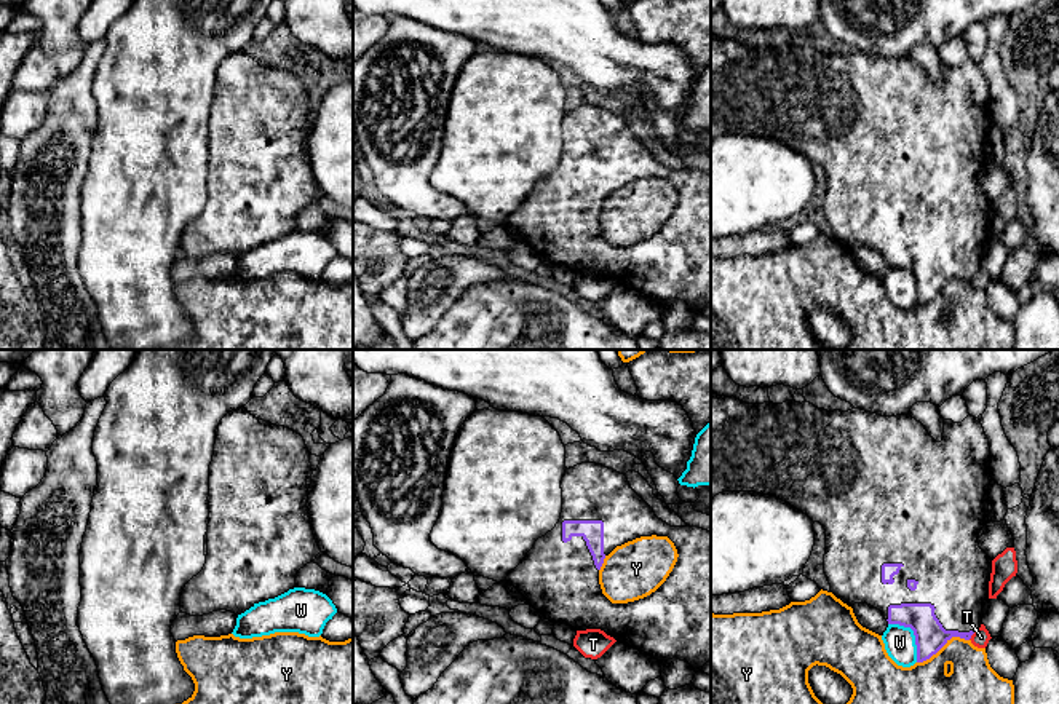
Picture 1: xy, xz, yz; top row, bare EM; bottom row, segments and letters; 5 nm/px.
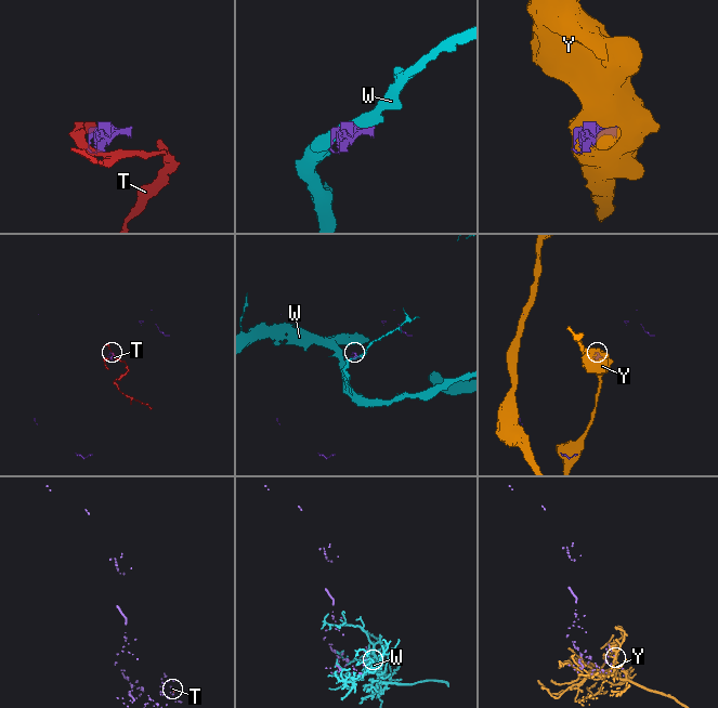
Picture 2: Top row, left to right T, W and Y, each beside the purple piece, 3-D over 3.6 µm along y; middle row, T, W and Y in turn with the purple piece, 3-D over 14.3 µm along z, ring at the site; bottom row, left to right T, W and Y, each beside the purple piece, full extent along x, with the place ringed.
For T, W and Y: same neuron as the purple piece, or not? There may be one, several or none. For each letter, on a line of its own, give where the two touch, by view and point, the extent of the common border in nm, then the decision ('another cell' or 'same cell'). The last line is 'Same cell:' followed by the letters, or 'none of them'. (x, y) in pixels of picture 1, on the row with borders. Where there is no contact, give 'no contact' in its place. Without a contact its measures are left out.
T: contact yz (971, 634); length 50 nm; another cell
W: contact yz (914, 634); length 240 nm; another cell
Y: contact yz (943, 645); length 300 nm; another cell
Same cell: none of them

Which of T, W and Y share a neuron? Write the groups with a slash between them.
T / W / Y

